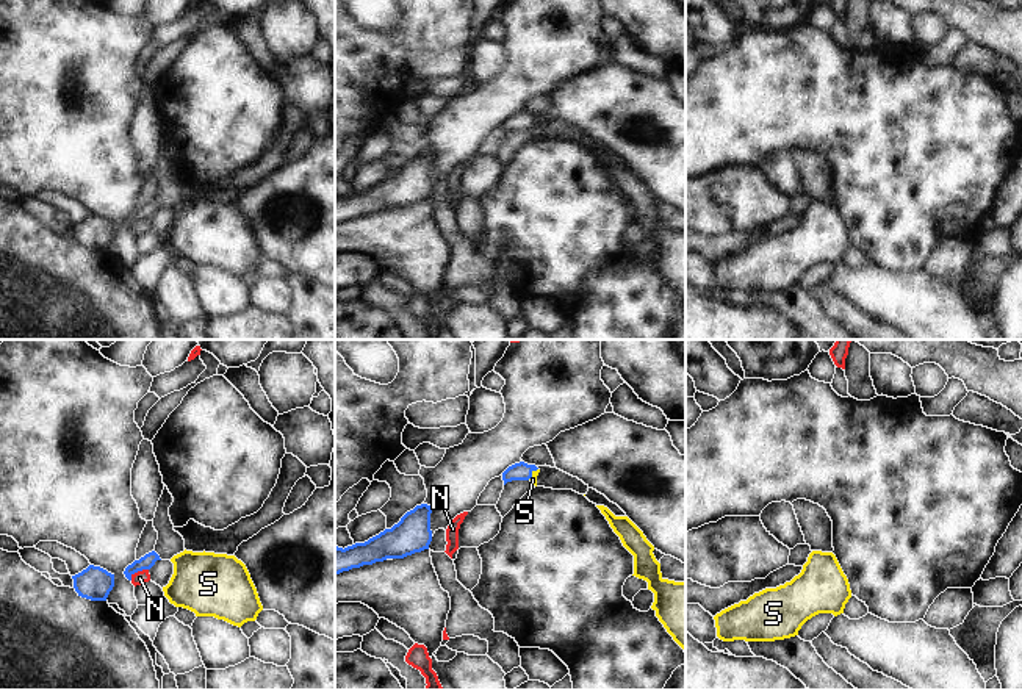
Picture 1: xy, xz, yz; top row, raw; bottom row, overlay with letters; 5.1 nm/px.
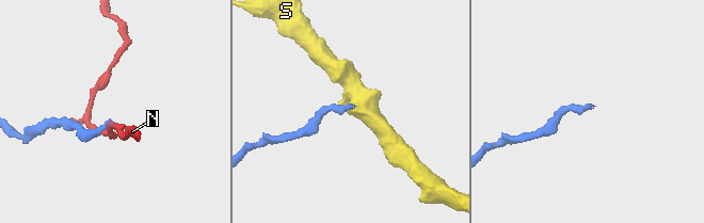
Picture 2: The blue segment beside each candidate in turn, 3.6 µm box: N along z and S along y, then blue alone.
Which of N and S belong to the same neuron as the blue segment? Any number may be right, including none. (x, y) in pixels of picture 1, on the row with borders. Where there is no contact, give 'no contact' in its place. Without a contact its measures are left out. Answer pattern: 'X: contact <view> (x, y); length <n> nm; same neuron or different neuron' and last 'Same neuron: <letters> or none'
N: contact xy (138, 570); length 110 nm; different neuron
S: contact xz (531, 474); length 80 nm; same neuron
Same neuron: S

